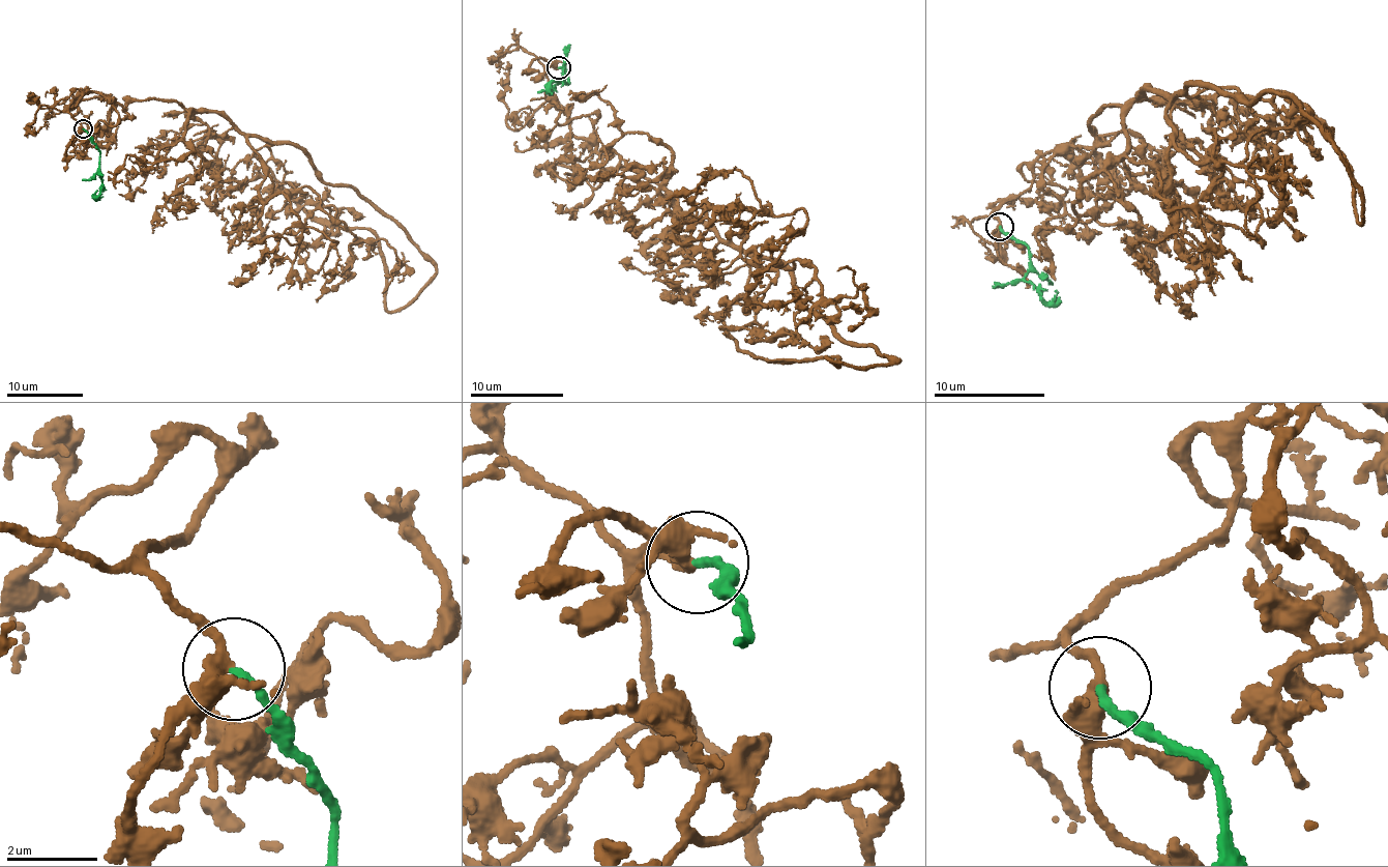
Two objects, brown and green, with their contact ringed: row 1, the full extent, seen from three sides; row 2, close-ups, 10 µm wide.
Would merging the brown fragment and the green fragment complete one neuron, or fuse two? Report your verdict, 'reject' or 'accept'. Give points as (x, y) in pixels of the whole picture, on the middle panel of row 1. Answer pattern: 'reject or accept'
accept

